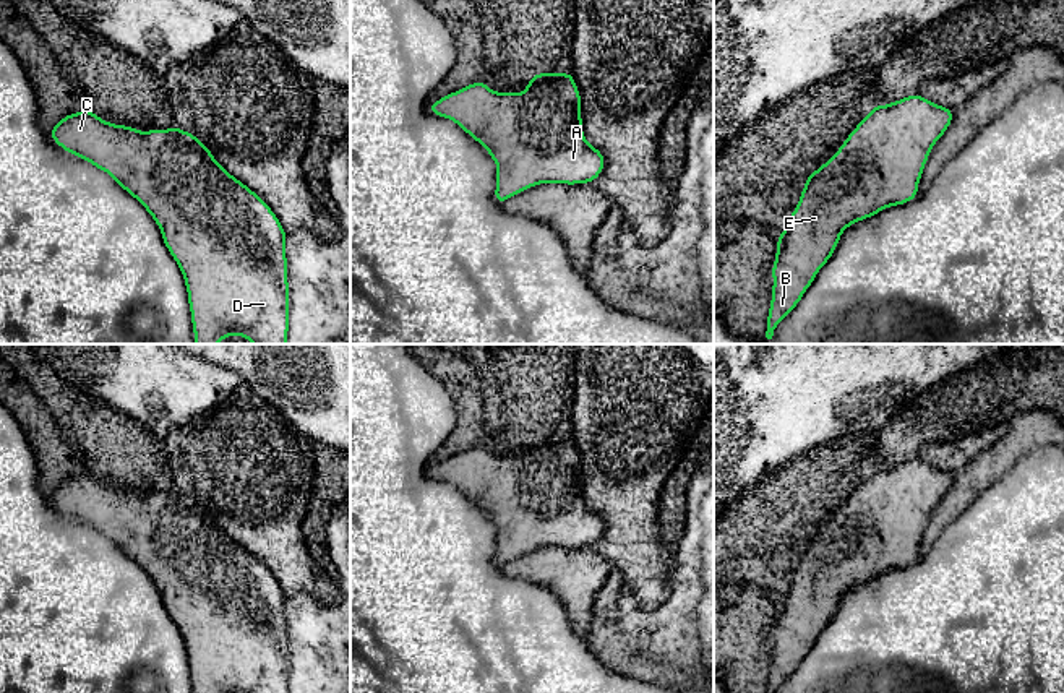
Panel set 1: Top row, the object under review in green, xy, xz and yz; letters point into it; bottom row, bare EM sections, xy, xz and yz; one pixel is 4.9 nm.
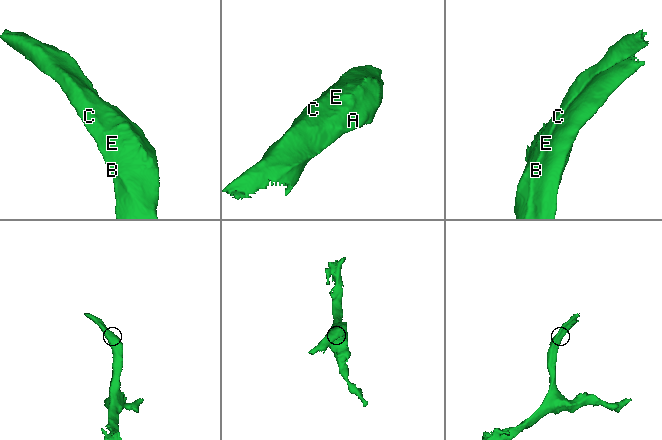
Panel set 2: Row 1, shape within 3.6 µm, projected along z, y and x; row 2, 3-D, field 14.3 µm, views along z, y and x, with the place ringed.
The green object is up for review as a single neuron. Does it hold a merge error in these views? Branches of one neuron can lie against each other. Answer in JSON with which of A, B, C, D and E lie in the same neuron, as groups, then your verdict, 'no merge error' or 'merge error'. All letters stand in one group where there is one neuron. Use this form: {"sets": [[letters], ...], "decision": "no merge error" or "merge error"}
{"sets": [["A", "B", "C", "D", "E"]], "decision": "no merge error"}

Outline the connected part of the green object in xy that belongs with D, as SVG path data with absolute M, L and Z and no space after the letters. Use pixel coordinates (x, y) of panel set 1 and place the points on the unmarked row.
M86 471L65 479L49 498L62 513L107 536L152 579L183 638L193 693L289 693L287 596L193 497L112 489Z

